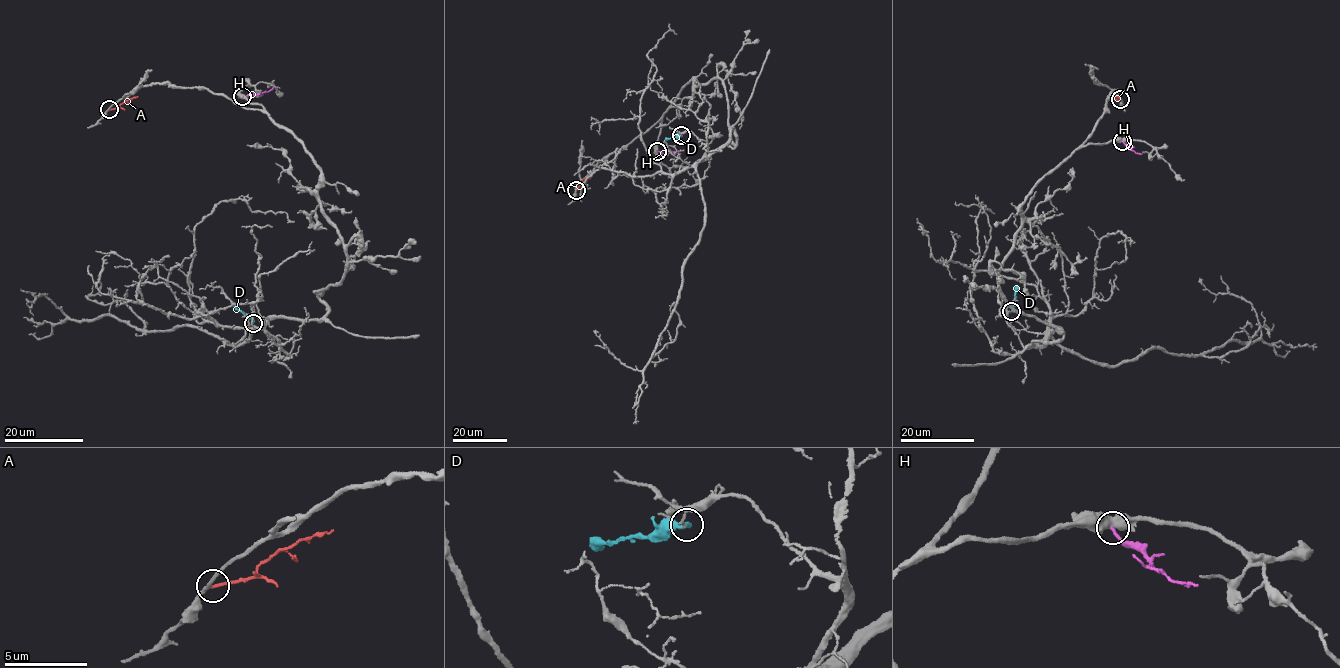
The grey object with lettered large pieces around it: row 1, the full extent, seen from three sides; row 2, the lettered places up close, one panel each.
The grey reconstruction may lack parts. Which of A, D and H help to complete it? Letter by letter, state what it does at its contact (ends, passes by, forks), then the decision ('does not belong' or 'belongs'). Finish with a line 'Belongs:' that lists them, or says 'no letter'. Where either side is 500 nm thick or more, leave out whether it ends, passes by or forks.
A: it ends; does not belong
D: it ends; does not belong
H: does not belong
Belongs: no letter

